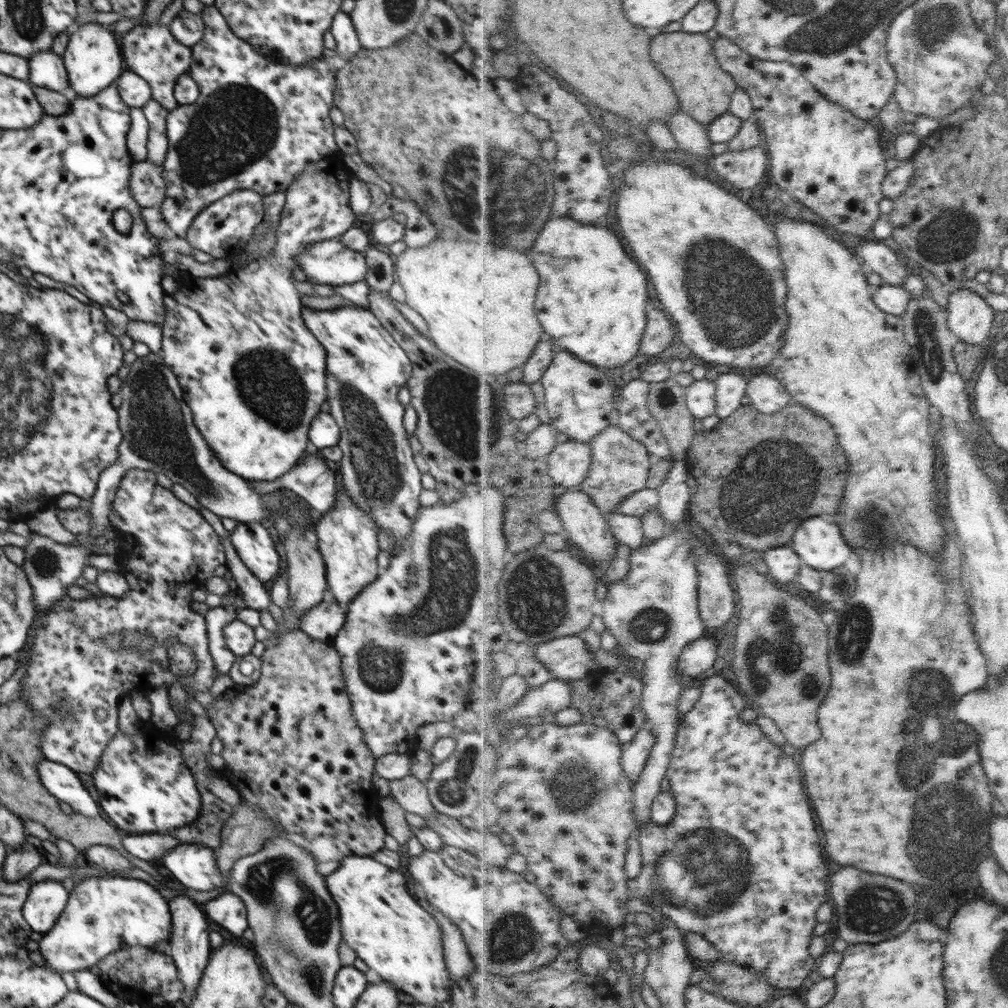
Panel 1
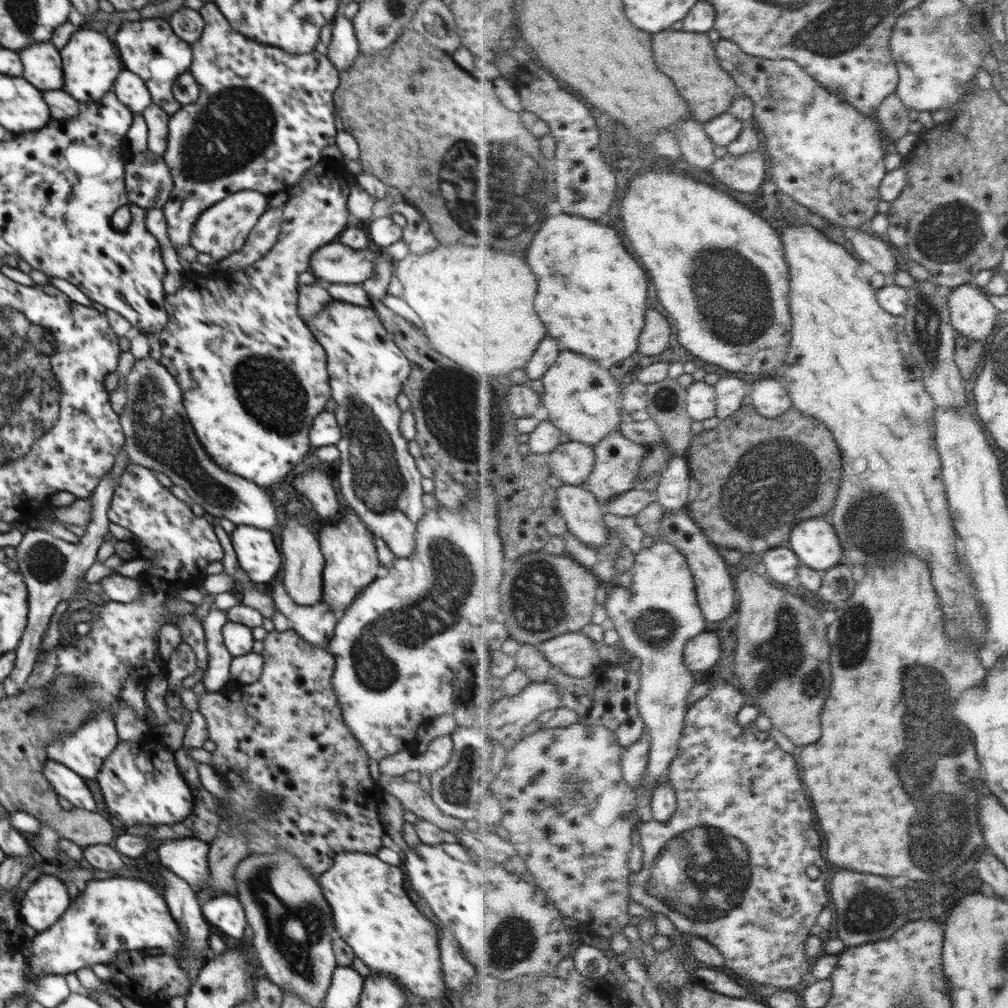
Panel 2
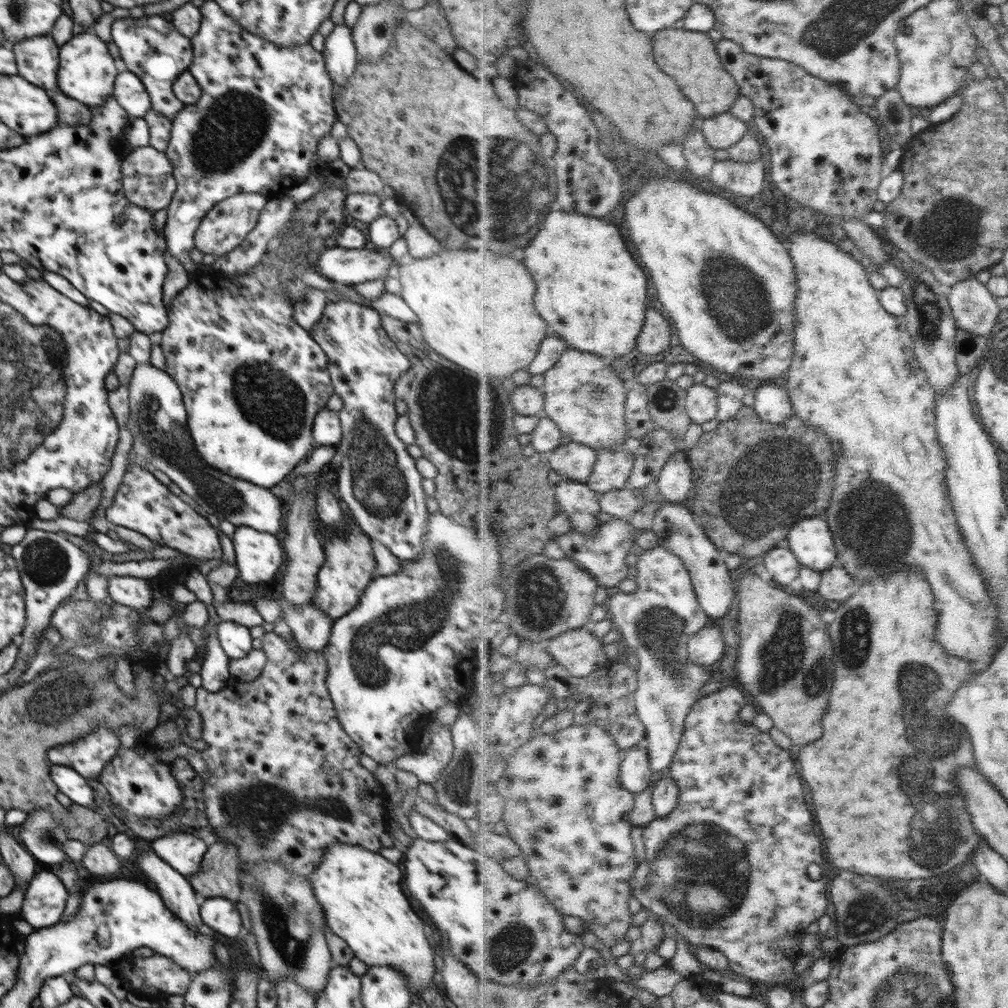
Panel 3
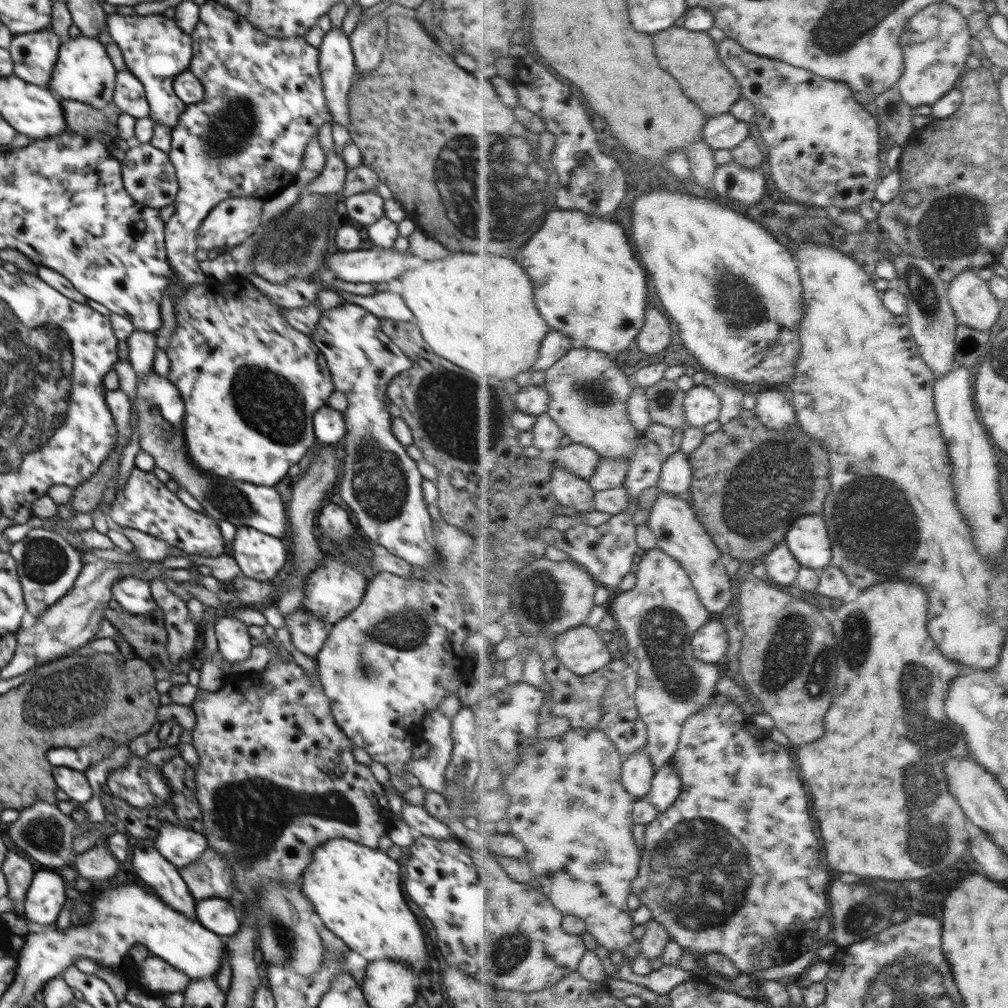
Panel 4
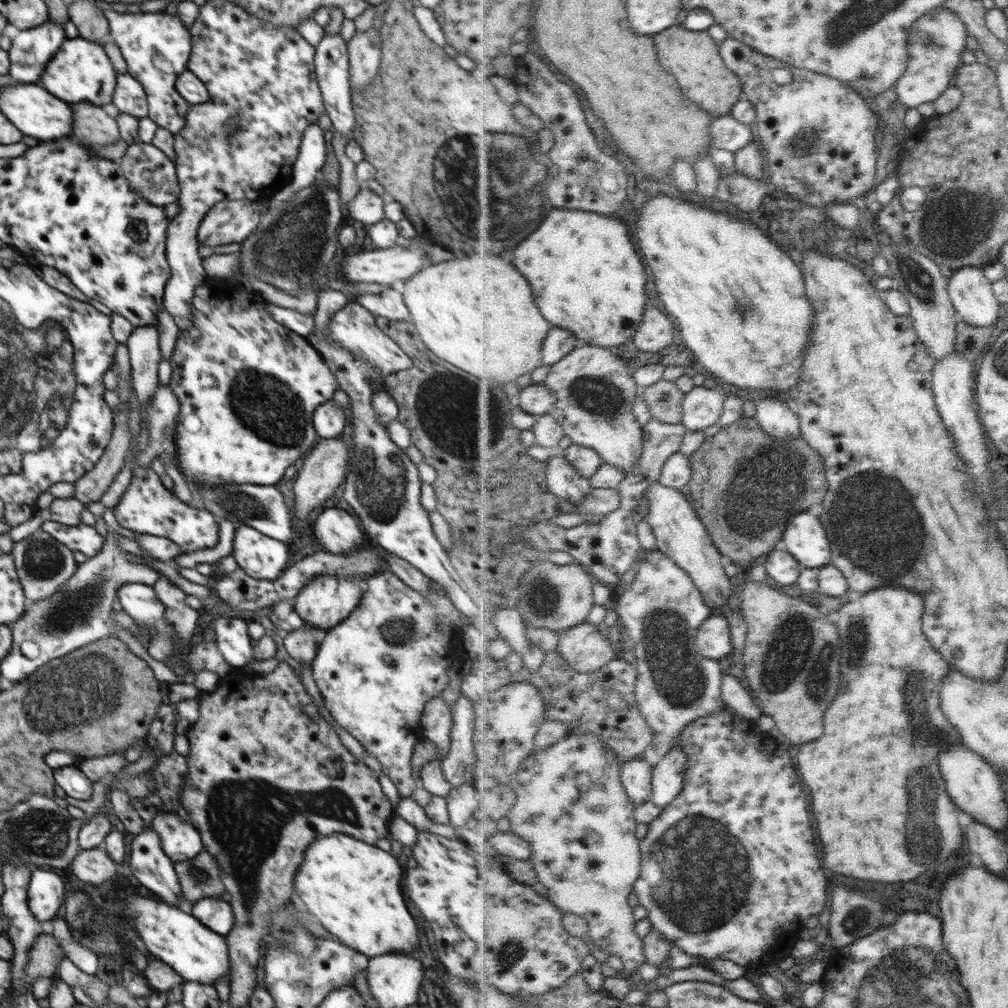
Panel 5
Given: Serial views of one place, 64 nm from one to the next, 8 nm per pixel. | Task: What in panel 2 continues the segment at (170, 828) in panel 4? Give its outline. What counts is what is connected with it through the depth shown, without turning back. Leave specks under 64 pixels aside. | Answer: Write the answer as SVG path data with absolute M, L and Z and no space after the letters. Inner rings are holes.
M197 838L164 839L154 856L164 867L176 873L195 890L209 880L208 843Z

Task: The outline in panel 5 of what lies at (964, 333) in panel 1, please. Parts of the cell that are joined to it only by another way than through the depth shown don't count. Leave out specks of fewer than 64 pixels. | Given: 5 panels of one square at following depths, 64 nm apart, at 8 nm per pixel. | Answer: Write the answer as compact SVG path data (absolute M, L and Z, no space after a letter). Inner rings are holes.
M962 266L948 282L949 300L959 318L972 326L990 326L998 319L1001 305L984 268Z

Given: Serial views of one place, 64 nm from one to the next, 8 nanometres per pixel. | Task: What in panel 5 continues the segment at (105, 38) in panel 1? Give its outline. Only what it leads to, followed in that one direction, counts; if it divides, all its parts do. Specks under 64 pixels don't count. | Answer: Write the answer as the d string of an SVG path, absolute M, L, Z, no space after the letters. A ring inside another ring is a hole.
M66 38L54 57L48 60L42 75L40 85L64 102L92 103L102 107L112 102L112 95L117 82L117 72L114 70L110 59L104 52L103 45L88 42L84 38Z

